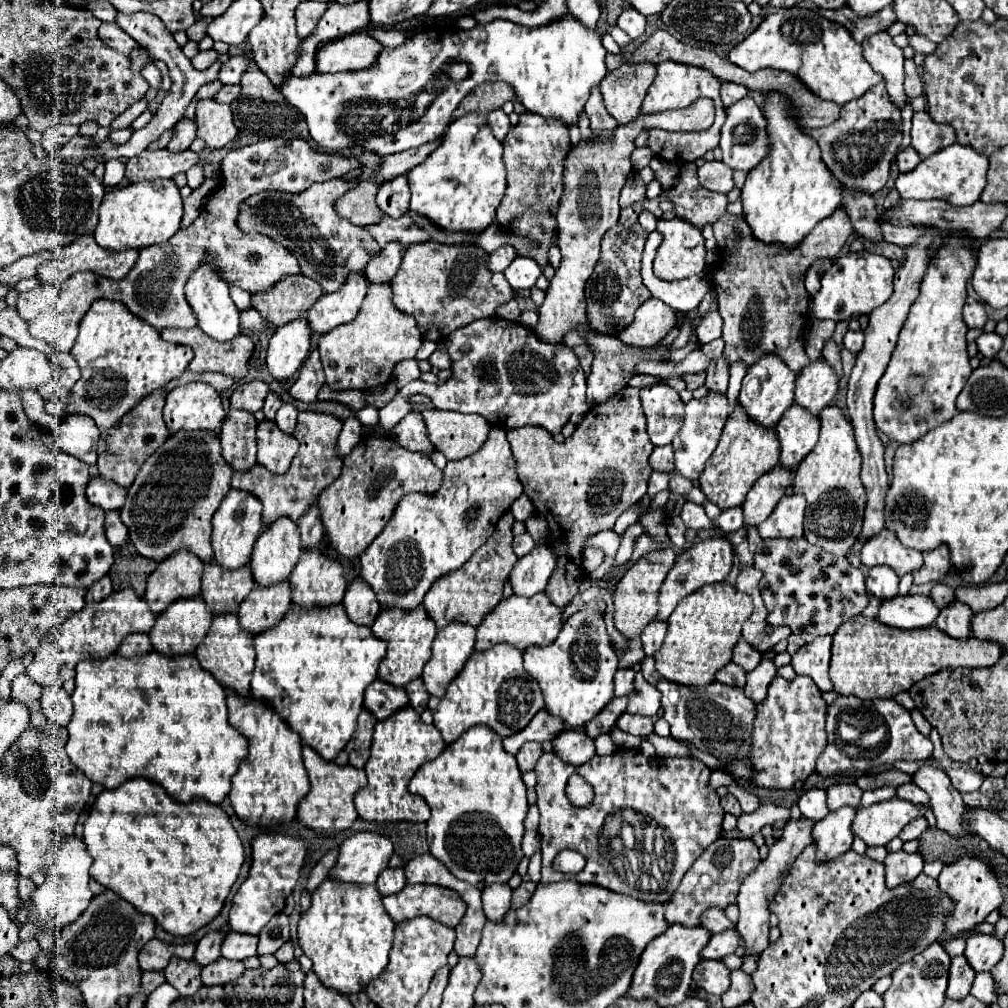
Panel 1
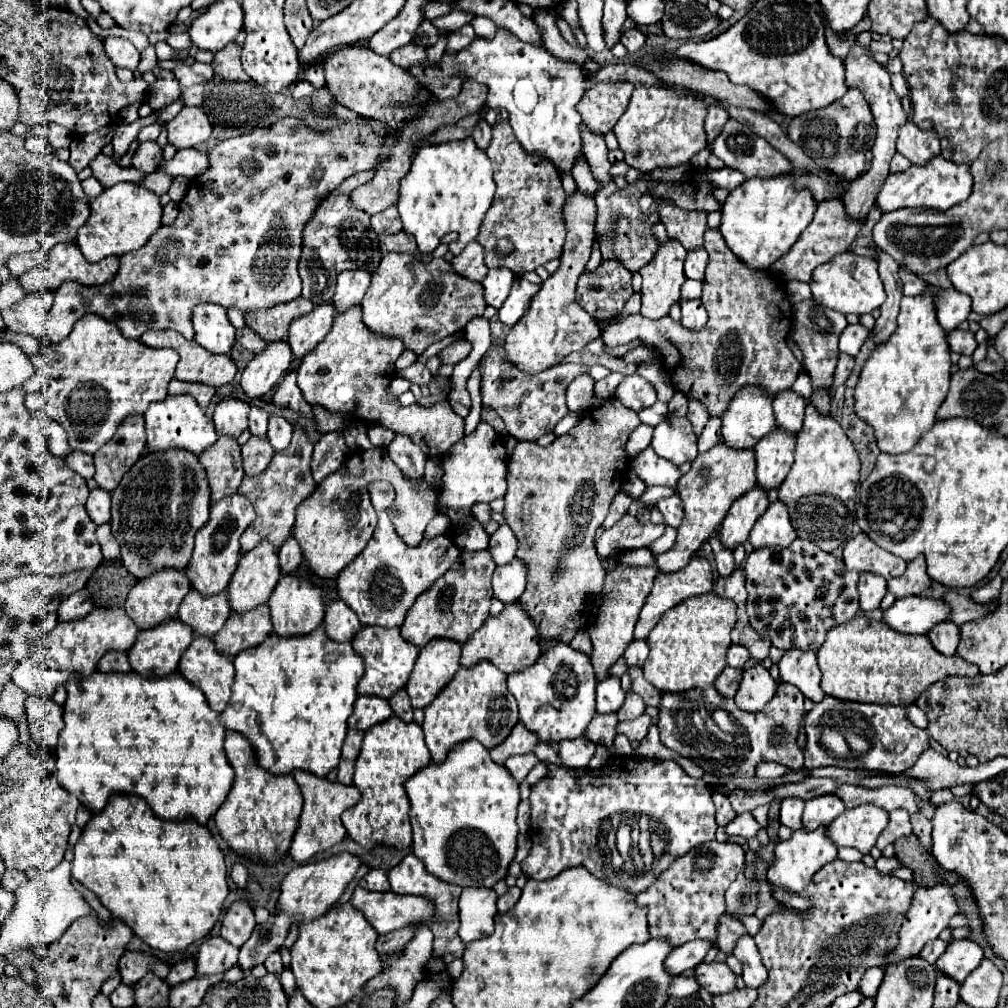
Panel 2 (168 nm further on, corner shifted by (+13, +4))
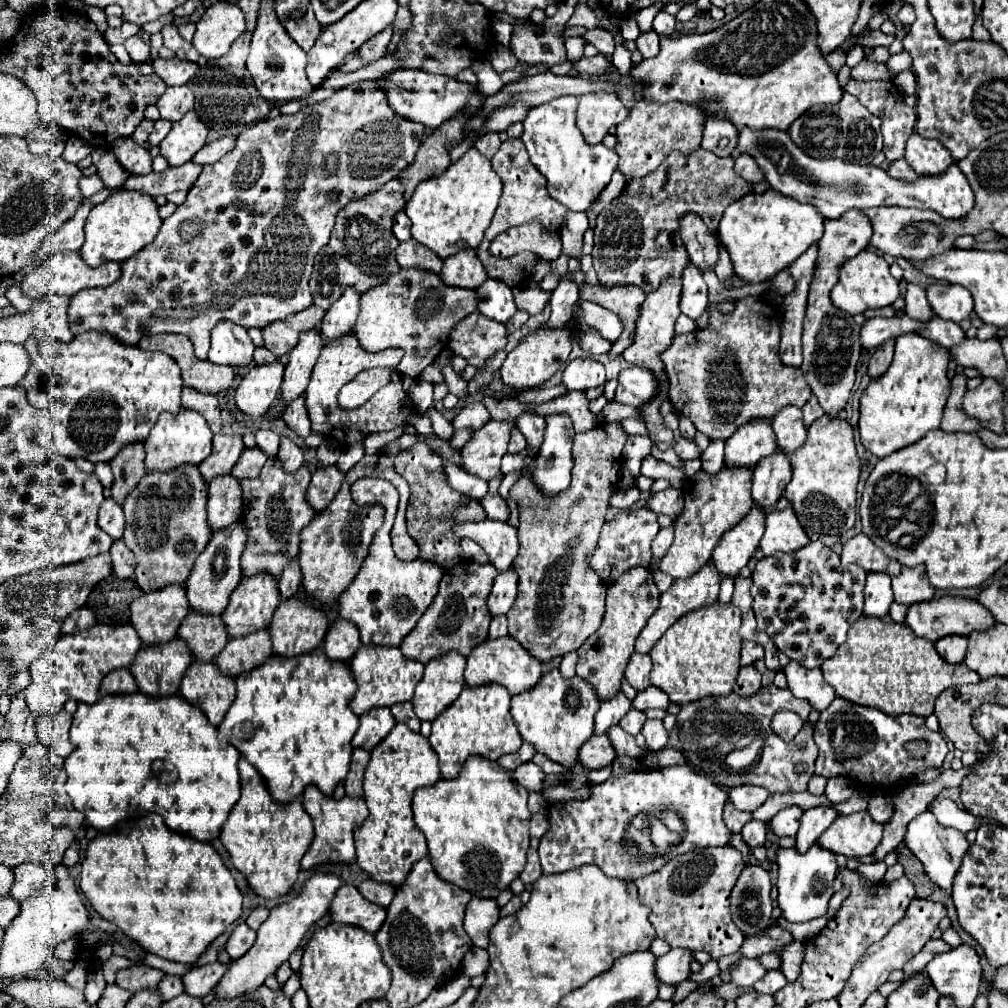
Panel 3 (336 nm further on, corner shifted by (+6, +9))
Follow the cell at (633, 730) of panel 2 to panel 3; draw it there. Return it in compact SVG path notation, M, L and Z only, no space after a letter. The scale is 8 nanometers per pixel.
M646 720L644 728L642 728L642 734L646 738L648 750L652 750L652 752L662 750L668 744L668 732L662 726L662 720Z

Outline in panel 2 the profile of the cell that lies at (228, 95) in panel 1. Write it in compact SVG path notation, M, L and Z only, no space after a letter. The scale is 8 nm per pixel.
M193 85L193 87L181 89L179 99L183 101L185 107L199 107L203 101L203 85Z

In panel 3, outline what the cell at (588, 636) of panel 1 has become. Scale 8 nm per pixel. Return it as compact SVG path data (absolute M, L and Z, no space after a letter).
M552 668L548 674L544 674L540 678L540 682L536 686L532 686L530 690L526 690L522 694L512 696L512 708L510 710L512 710L512 716L516 720L518 732L520 732L524 742L534 744L536 752L546 754L550 760L560 762L562 766L572 768L576 764L576 760L578 760L580 744L584 744L594 734L594 714L596 714L596 708L600 708L600 698L598 698L596 690L592 688L592 684L588 680L580 678L578 674L572 676L570 680L566 680L560 674L560 668Z

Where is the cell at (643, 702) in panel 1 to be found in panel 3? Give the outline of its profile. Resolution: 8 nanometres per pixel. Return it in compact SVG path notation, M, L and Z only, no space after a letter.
M630 708L630 710L628 710L628 714L620 720L620 726L622 726L628 734L636 736L636 734L642 730L644 722L646 722L644 712L642 712L642 710L636 710L636 708Z

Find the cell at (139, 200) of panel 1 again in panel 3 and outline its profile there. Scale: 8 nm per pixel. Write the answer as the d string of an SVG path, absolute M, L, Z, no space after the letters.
M126 188L112 192L102 204L96 204L90 210L90 216L84 226L86 242L80 248L80 256L92 268L96 268L108 260L124 262L126 258L134 256L138 250L142 250L146 244L150 244L154 240L154 236L158 234L160 224L162 224L162 218L158 216L158 208L160 206L156 204L156 200L142 192L132 192Z

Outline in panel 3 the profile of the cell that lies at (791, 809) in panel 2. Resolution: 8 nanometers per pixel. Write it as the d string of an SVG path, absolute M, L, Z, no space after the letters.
M788 806L788 808L780 810L768 824L770 824L772 832L778 836L794 836L800 828L802 814L804 814L804 810L800 806Z

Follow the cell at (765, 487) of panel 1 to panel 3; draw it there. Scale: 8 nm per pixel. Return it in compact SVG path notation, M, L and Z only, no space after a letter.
M754 506L736 526L732 526L720 538L720 544L714 548L712 560L720 574L738 576L738 572L748 564L758 542L764 534L766 512Z

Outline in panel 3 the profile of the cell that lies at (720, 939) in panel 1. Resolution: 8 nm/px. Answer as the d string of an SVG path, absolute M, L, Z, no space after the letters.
M672 948L668 954L660 956L656 960L656 976L664 984L680 984L690 976L690 964L692 964L692 950L688 948Z

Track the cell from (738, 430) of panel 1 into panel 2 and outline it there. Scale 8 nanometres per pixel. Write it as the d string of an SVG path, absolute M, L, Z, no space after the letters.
M721 441L707 453L699 453L697 459L691 463L689 473L685 473L679 479L679 497L685 507L685 517L681 521L681 527L677 529L677 541L667 551L655 557L655 563L661 573L675 573L683 569L689 559L695 557L695 553L703 547L703 543L721 527L721 521L725 519L729 507L749 489L755 487L755 453L751 449L731 449L725 447Z

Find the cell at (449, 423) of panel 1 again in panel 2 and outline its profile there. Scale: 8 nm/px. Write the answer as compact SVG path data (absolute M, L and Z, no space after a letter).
M349 309L337 315L327 337L311 351L297 371L297 385L303 399L309 405L321 405L323 409L339 415L355 415L355 419L383 425L395 433L407 435L417 443L425 455L439 457L459 439L463 439L463 419L451 409L447 401L424 407L415 403L399 405L397 397L387 395L389 383L395 377L395 361L403 353L399 339L373 337L361 321L361 309Z

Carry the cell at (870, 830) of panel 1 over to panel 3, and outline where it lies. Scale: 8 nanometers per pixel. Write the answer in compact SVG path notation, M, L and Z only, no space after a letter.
M868 810L838 816L832 826L820 836L820 846L844 856L868 856L882 840L884 824L874 822Z

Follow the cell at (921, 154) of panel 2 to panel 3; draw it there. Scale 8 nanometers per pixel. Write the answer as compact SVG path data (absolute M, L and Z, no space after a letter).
M916 132L906 142L904 158L912 164L916 174L942 174L952 164L952 156L940 140L930 140Z

